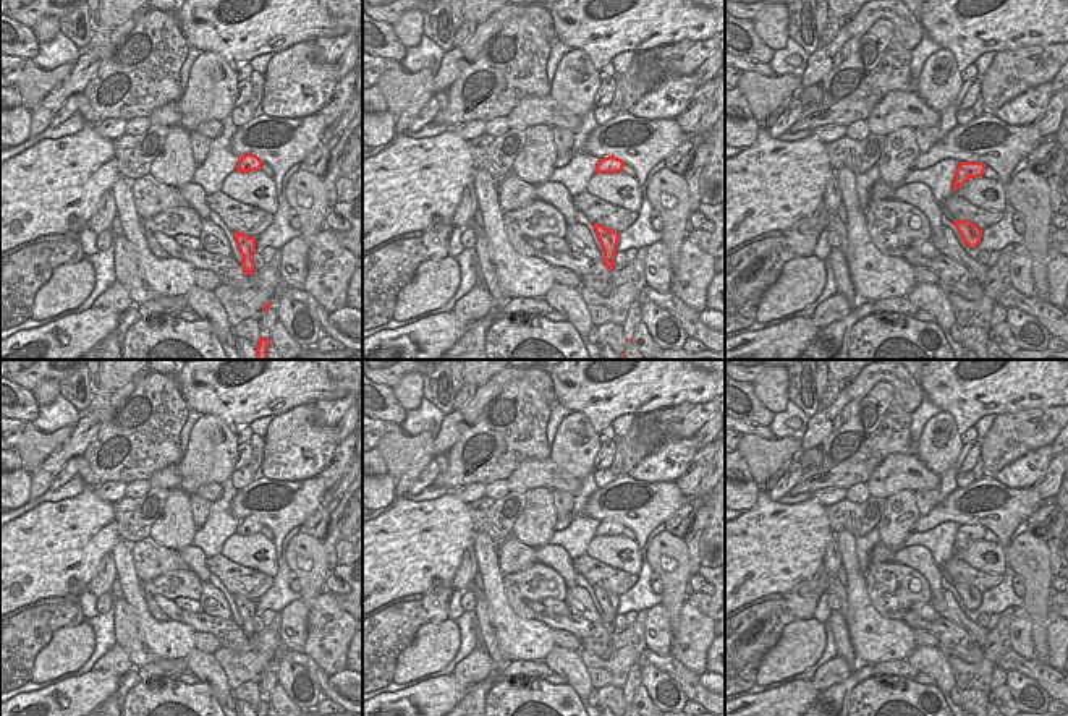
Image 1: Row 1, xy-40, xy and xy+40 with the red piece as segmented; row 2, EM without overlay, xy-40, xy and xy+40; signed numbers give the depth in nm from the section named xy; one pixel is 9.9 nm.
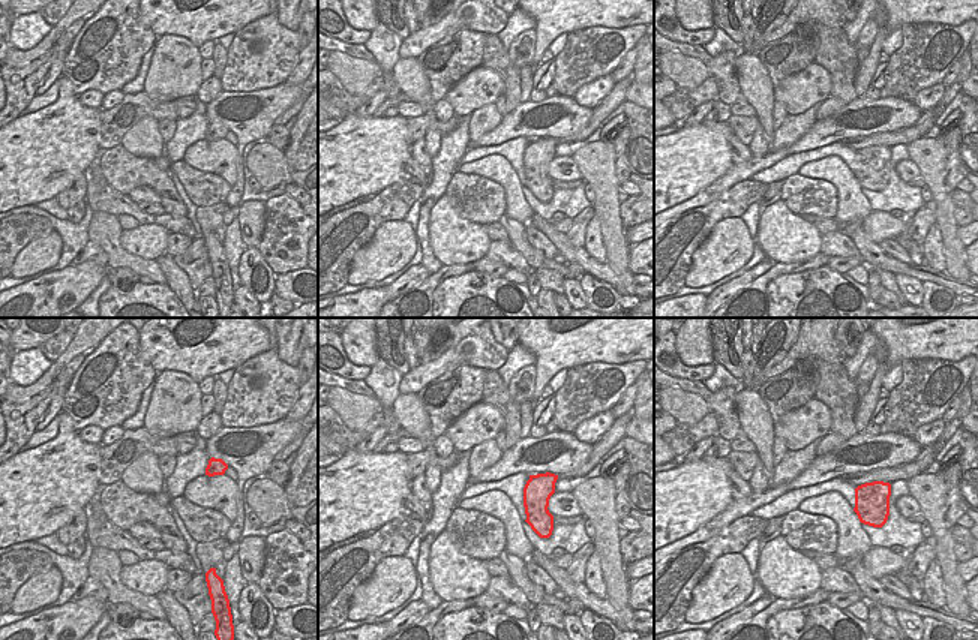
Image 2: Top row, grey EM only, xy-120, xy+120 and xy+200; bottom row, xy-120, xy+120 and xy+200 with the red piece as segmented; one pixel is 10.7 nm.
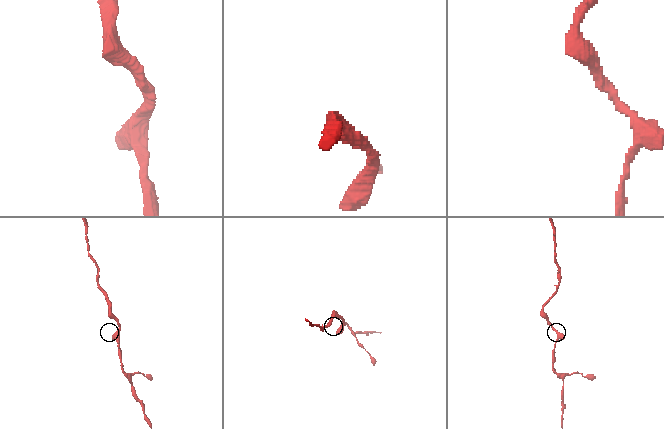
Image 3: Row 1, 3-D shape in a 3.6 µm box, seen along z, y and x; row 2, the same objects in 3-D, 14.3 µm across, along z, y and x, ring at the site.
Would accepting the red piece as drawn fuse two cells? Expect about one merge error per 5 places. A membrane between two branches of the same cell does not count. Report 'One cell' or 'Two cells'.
One cell.

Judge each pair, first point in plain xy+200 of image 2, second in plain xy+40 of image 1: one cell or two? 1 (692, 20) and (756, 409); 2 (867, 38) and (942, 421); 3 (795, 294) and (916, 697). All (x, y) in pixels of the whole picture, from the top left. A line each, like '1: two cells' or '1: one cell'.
1: two cells
2: one cell
3: one cell

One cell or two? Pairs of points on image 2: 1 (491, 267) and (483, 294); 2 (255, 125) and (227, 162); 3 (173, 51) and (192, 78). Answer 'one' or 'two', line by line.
1: two
2: two
3: one

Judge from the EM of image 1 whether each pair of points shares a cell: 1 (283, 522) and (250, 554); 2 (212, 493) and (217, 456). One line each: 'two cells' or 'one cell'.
1: two cells
2: two cells

